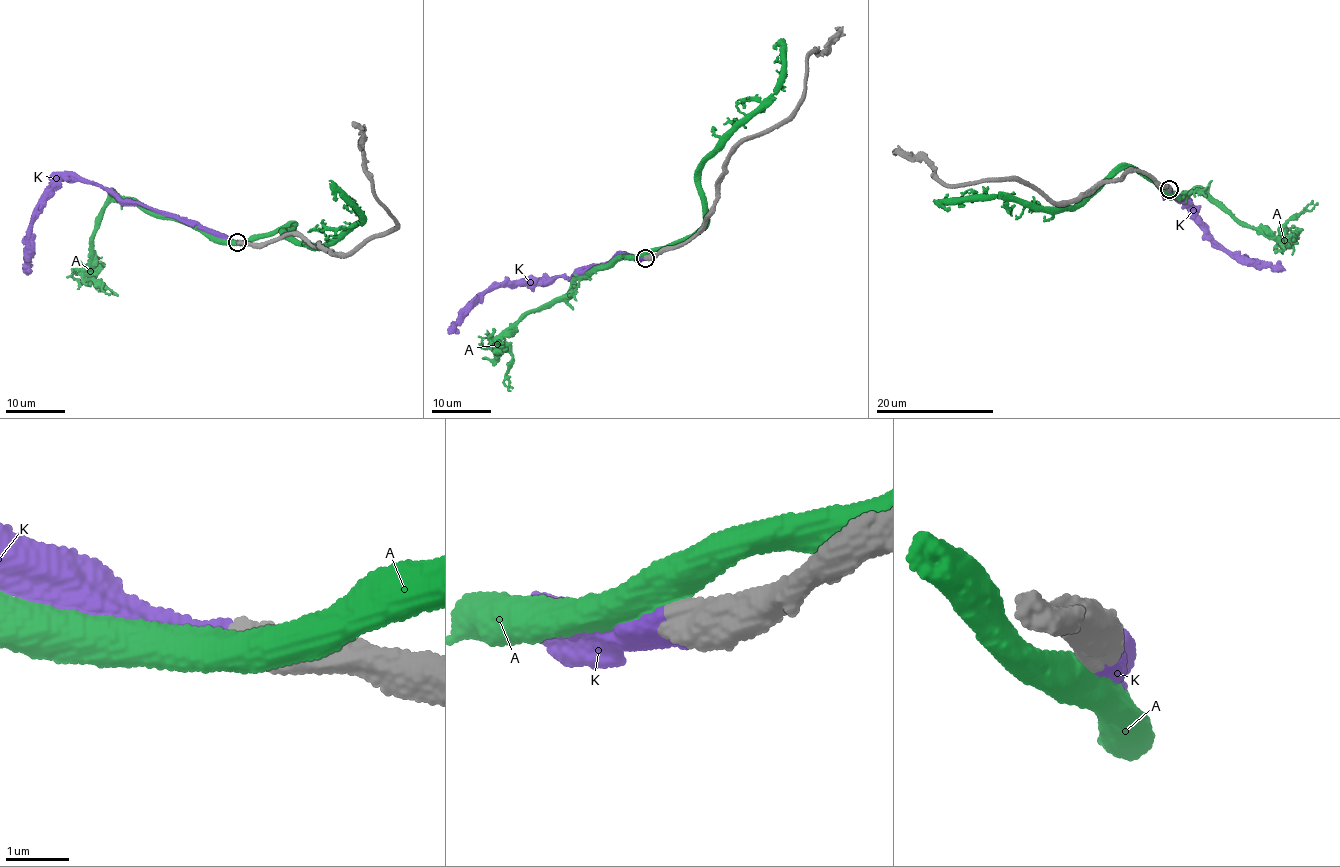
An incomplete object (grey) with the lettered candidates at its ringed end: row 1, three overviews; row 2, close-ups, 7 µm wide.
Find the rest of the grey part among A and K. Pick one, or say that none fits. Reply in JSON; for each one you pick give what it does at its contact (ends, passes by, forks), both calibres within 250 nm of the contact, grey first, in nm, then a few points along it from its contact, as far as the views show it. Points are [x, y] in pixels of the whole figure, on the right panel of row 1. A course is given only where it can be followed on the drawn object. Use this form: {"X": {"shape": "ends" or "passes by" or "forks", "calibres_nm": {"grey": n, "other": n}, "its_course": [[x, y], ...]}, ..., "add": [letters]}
{"K": {"shape": "ends", "calibres_nm": {"grey": 550, "other": 400}, "its_course": [[1169, 190], [1163, 193], [1169, 198], [1186, 197], [1205, 232], [1234, 254], [1285, 270]]}, "add": ["K"]}

